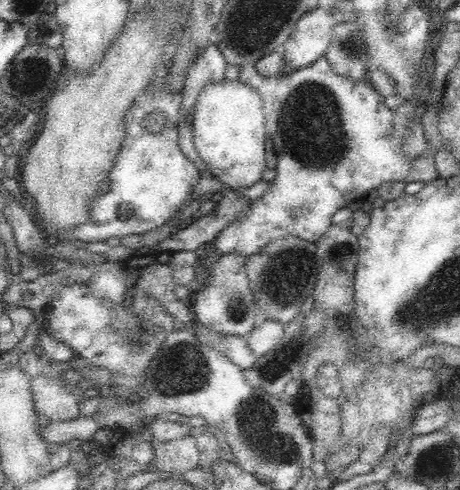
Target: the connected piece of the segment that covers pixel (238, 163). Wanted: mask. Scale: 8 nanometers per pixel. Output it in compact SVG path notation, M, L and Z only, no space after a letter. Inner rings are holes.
M226 77L222 82L210 84L198 96L194 106L194 152L206 163L208 172L219 180L223 186L247 189L258 183L267 169L265 151L269 147L269 139L265 132L265 114L261 96L257 90L242 84L239 79Z

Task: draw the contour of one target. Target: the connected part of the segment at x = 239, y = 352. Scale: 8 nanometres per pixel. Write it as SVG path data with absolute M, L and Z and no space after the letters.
M195 332L197 339L206 346L213 346L230 360L239 366L243 371L252 368L257 357L252 354L251 348L247 345L247 339L243 336L218 334L208 337L199 332Z

